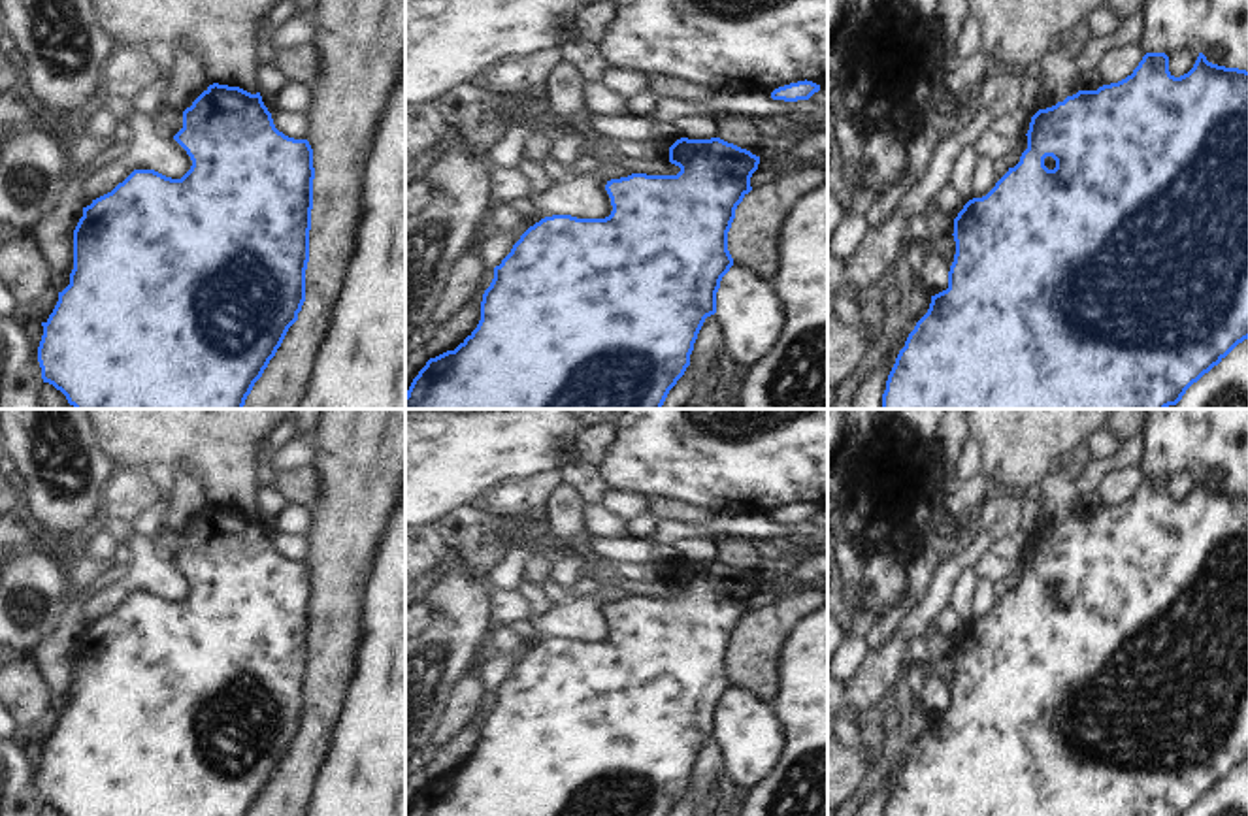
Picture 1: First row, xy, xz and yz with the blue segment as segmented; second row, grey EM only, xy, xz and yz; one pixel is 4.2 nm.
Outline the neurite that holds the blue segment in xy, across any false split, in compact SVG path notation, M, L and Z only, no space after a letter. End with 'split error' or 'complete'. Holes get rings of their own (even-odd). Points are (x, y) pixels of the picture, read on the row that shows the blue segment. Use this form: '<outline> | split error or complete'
M213 83L183 111L183 128L173 139L192 160L181 179L155 170L134 170L111 192L83 207L74 230L74 269L70 285L58 292L58 302L43 326L38 362L43 383L60 390L75 409L243 409L255 383L281 347L288 328L298 320L305 302L305 269L309 262L309 230L313 209L313 149L307 139L279 132L260 92Z | complete

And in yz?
M1146 53L1131 75L1097 90L1078 90L1052 107L1039 109L1029 122L1027 149L1020 162L982 198L969 200L954 219L956 254L948 271L948 288L931 296L928 313L909 334L888 375L882 409L1167 409L1176 405L1186 390L1218 366L1239 343L1248 339L1248 72L1225 68L1199 53L1193 68L1174 77L1165 53Z | complete

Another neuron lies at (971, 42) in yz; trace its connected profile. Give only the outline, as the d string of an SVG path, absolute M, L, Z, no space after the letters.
M969 15L963 34L958 40L958 57L973 57L984 49L984 36L980 23Z

